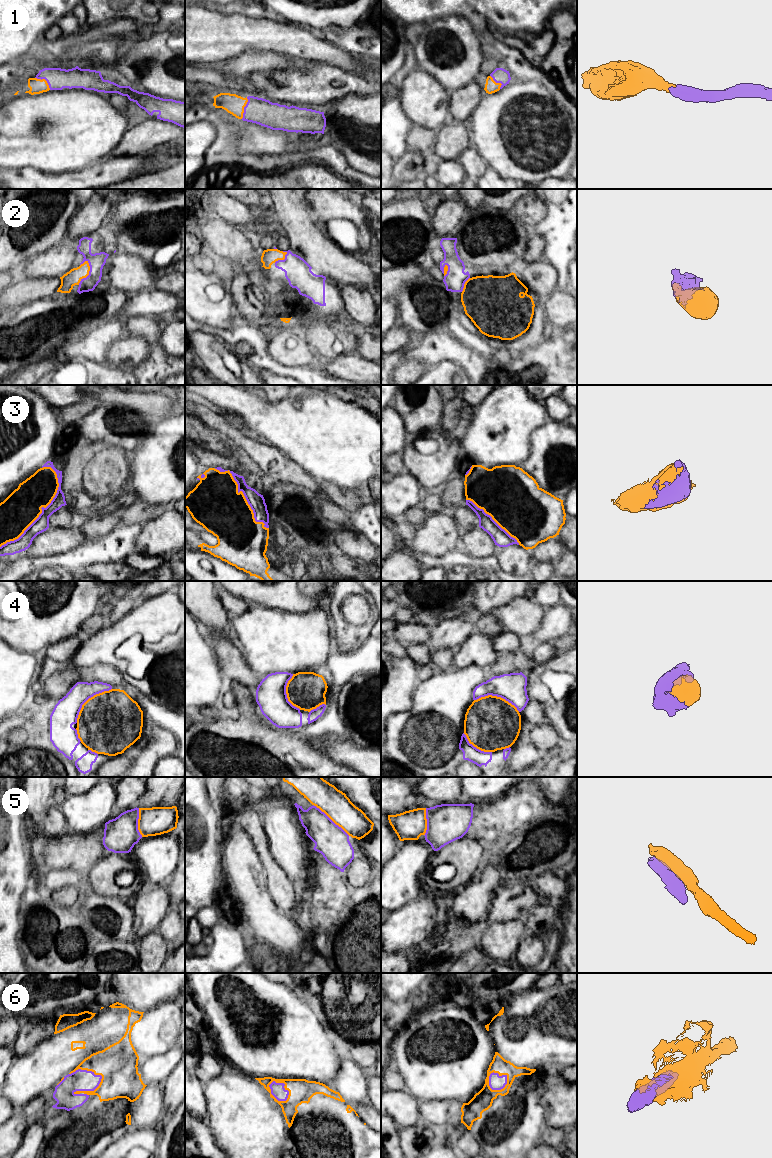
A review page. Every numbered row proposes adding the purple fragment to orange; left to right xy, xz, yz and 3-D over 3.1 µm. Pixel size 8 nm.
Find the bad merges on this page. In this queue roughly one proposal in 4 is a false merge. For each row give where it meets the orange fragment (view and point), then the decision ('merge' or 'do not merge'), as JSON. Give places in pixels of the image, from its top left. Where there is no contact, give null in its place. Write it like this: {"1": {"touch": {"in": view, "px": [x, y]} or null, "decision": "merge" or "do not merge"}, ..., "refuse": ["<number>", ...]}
{"1": {"touch": {"in": "xz", "px": [243, 108]}, "decision": "merge"}, "2": {"touch": {"in": "xy", "px": [88, 273]}, "decision": "merge"}, "3": {"touch": {"in": "xy", "px": [41, 509]}, "decision": "merge"}, "4": {"touch": {"in": "xy", "px": [88, 699]}, "decision": "merge"}, "5": {"touch": {"in": "xz", "px": [331, 819]}, "decision": "do not merge"}, "6": {"touch": {"in": "xy", "px": [86, 1069]}, "decision": "merge"}, "refuse": ["5"]}

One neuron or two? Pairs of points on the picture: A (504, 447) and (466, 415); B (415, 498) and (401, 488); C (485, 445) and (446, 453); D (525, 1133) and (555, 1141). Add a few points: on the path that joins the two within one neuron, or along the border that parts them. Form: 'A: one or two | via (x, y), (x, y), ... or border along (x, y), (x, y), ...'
A: two | border along (473, 406), (473, 417), (468, 421), (462, 422)
B: one | via (412, 495), (404, 491)
C: two | border along (459, 438), (460, 445)
D: two | border along (548, 1127), (543, 1134), (542, 1140)

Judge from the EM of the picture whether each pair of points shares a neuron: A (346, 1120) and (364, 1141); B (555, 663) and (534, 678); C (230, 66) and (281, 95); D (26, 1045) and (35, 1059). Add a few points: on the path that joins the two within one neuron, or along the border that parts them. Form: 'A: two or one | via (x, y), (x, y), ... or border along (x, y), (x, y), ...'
A: one | via (348, 1125), (359, 1136)
B: one | via (550, 663), (539, 673)
C: two | border along (225, 74), (245, 80), (264, 73), (271, 80)
D: two | border along (46, 1037), (30, 1051), (15, 1057)

